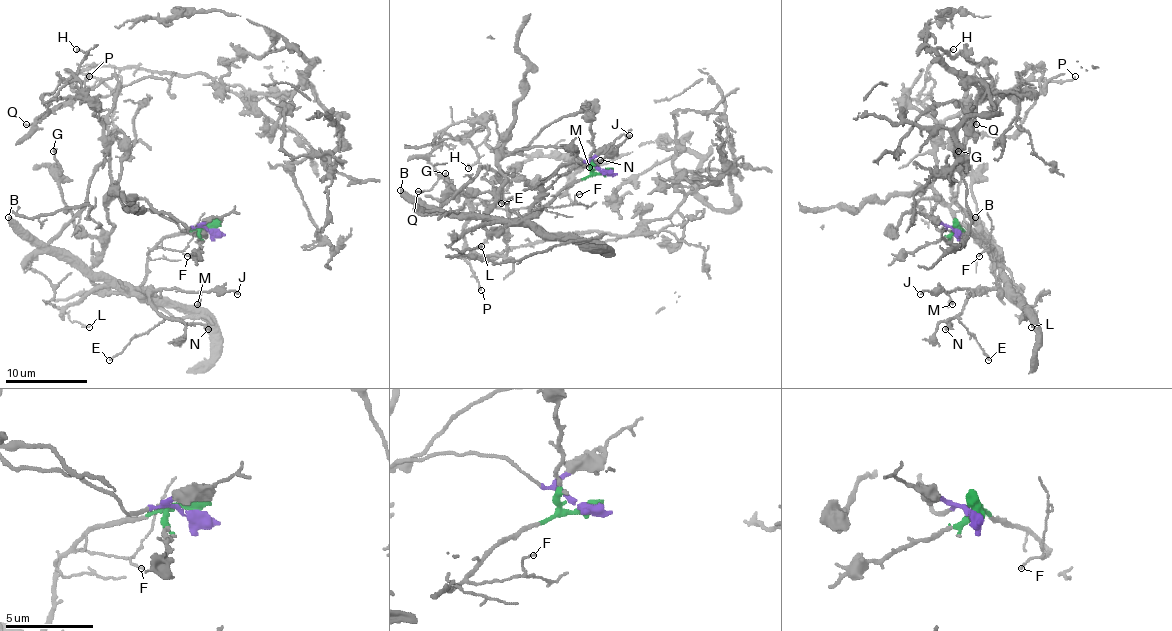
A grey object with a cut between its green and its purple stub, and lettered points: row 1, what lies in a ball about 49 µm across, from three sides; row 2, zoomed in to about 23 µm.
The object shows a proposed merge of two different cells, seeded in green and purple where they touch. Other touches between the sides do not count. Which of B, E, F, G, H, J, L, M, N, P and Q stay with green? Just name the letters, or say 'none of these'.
B, E, F, J, L, M, N

